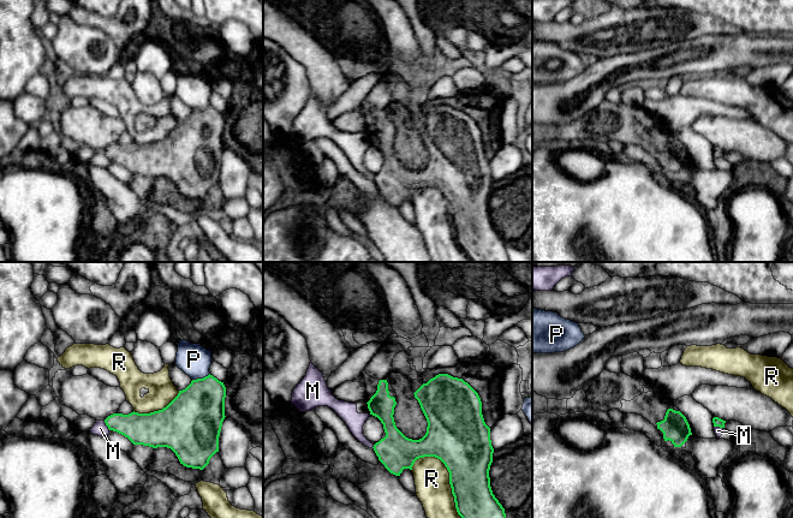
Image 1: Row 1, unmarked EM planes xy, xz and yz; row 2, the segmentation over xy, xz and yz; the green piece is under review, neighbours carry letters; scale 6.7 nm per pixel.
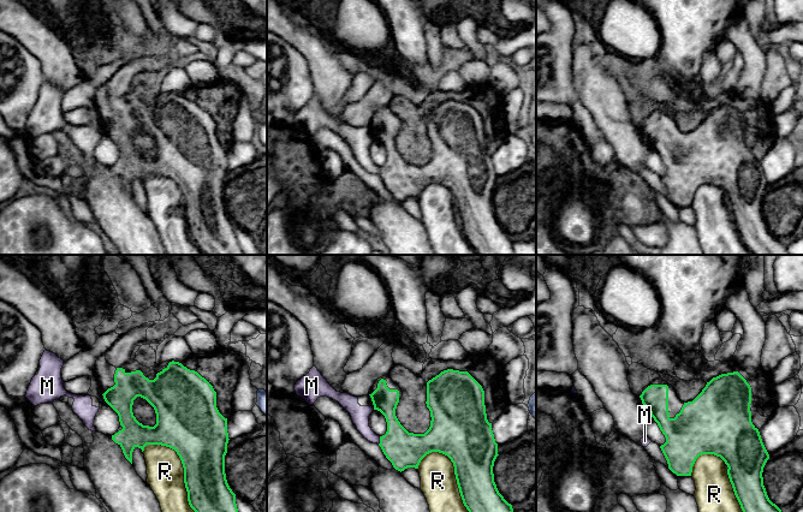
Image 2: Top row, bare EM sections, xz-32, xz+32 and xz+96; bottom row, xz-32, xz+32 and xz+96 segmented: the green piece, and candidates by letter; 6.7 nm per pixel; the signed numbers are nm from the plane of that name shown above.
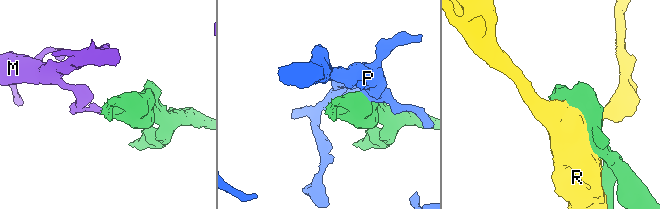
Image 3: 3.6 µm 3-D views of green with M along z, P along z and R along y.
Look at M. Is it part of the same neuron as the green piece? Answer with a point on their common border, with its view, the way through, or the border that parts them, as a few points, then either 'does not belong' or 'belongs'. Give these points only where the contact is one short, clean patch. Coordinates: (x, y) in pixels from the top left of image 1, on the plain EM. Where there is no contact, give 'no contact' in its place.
contact xy (106, 155); does not belong

